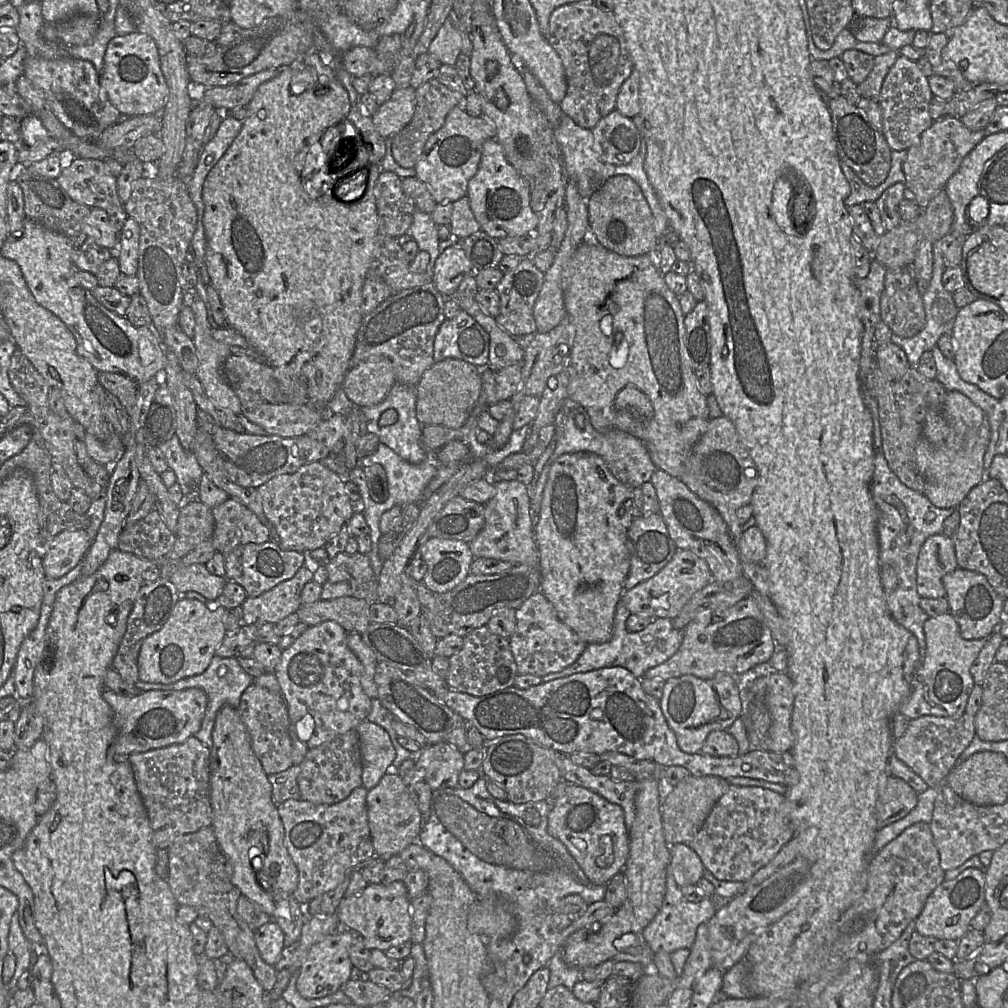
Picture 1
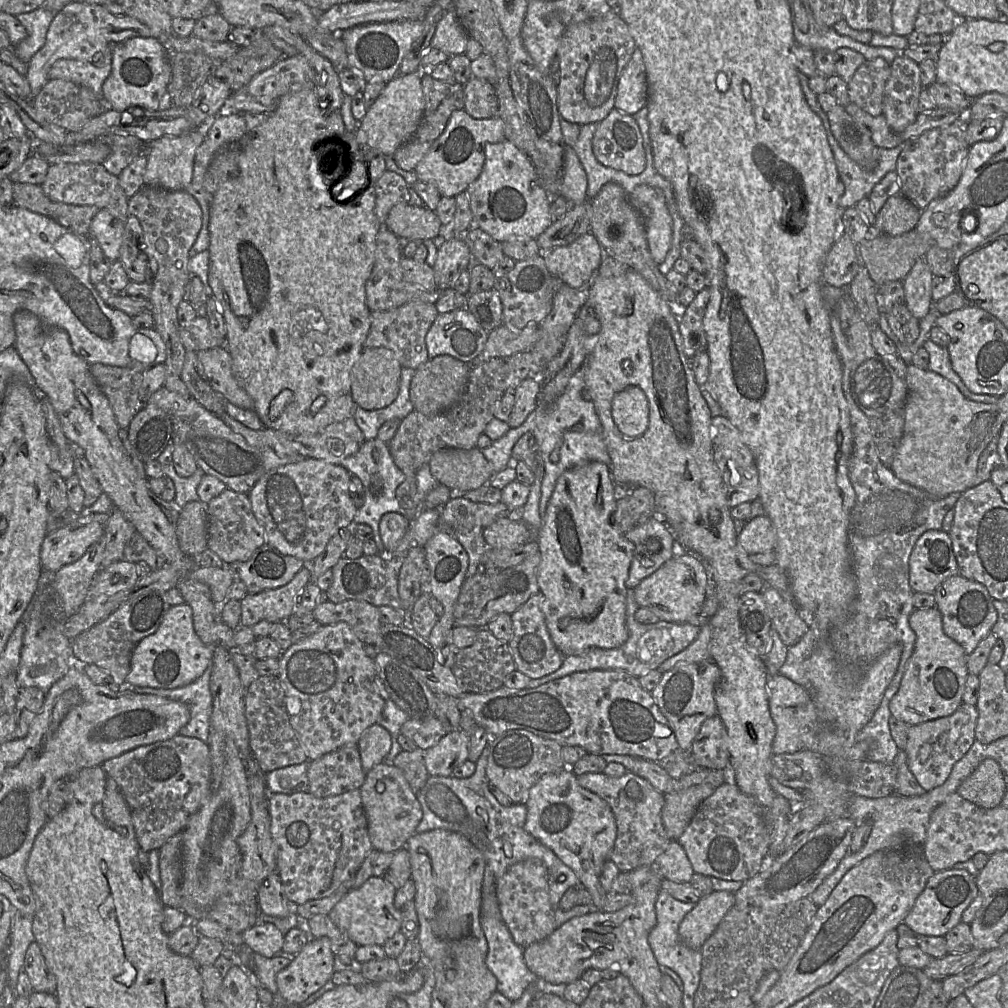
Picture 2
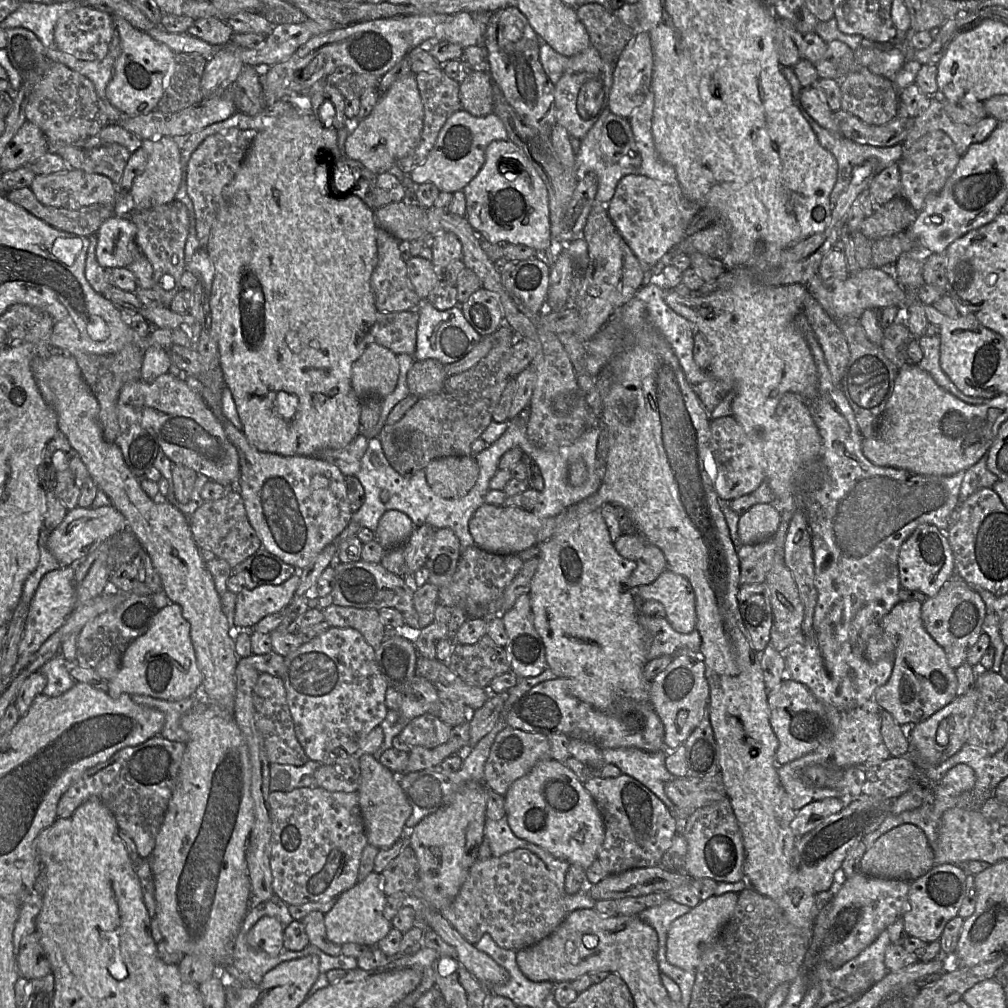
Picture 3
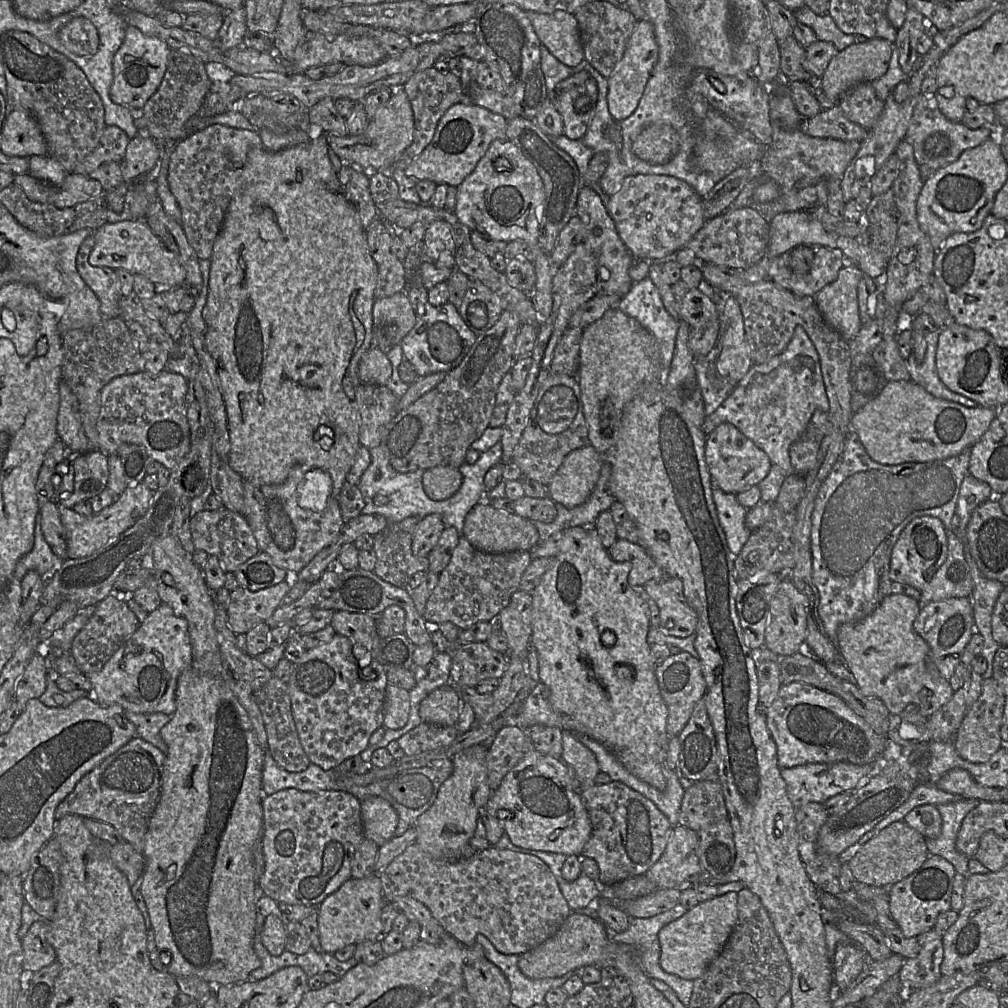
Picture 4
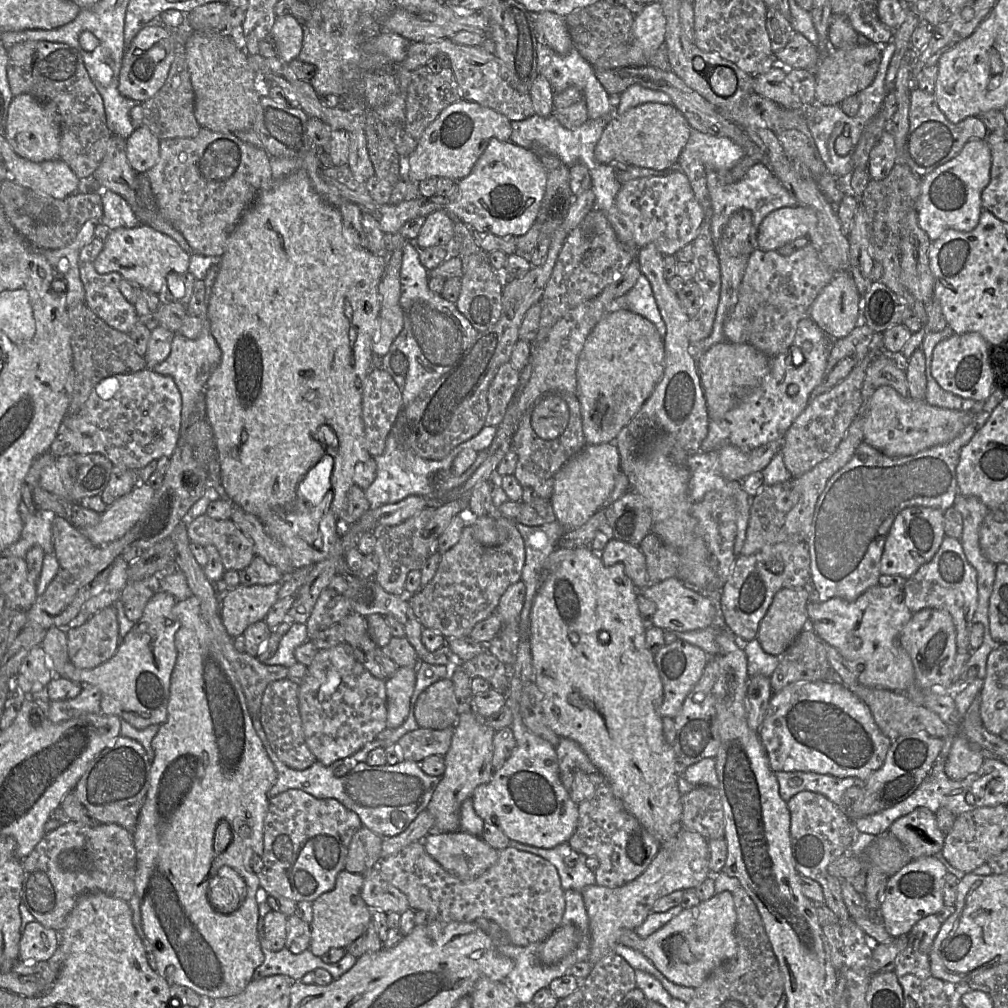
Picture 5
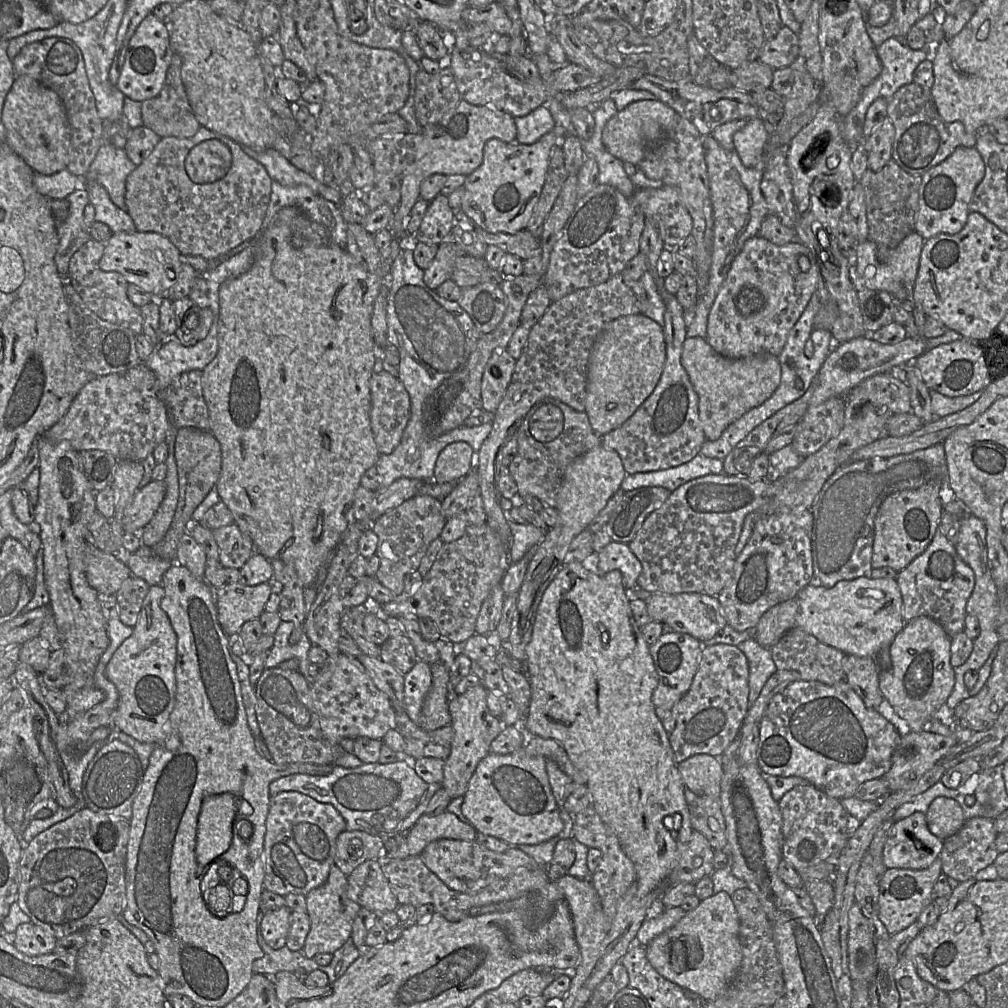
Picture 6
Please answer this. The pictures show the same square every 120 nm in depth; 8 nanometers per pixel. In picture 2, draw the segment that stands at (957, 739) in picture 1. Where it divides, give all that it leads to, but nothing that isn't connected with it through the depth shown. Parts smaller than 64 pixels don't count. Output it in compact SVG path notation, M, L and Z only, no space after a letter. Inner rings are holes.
M962 703L950 716L909 725L905 753L910 771L925 792L940 786L949 776L954 764L971 748L975 739L978 717L976 706Z

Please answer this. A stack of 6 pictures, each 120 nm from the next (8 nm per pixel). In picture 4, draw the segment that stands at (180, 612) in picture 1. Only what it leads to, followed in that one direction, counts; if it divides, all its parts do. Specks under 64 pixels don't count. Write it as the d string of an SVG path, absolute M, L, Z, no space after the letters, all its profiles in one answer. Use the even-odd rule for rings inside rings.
M166 603L150 612L129 639L121 645L105 665L96 672L84 673L92 684L95 700L102 707L120 705L125 712L156 713L173 715L177 680L182 671L192 666L193 656L188 622L174 614Z

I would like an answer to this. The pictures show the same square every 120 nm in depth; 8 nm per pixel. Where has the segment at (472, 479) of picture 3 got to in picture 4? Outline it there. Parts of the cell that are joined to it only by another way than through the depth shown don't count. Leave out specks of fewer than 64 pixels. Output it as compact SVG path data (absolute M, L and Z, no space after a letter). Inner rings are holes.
M435 466L424 471L423 489L427 496L436 501L453 496L461 487L463 476L458 468Z

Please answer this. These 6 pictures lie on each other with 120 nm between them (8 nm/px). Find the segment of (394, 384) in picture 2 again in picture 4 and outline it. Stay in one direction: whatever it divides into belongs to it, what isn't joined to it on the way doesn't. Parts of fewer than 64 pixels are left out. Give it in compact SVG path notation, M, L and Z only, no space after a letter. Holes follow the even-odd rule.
M373 346L361 357L358 365L361 383L386 385L392 371L386 352Z

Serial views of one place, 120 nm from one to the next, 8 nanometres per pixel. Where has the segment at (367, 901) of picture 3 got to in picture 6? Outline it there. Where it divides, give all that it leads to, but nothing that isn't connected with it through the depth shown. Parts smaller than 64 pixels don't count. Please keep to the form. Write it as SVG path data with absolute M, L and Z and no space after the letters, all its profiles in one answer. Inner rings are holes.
M333 864L327 881L311 890L305 897L307 913L310 917L310 929L305 939L302 953L312 959L319 953L331 953L342 947L351 938L353 922L361 906L347 896L348 880L339 867Z

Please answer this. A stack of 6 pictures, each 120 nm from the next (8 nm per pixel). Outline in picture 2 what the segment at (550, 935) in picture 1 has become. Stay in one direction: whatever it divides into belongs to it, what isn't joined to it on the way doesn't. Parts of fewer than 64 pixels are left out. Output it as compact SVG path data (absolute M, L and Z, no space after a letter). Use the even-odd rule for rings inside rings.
M486 747L475 763L474 774L468 778L429 776L424 787L416 794L423 812L416 833L444 829L463 835L482 852L496 881L512 865L529 858L536 858L547 869L550 903L554 910L557 928L576 916L588 914L594 909L592 905L576 905L567 911L559 908L560 900L569 888L583 885L576 873L564 864L550 848L541 844L525 830L527 818L525 803L513 803L506 807L502 806L492 795L486 776L487 759L488 749Z

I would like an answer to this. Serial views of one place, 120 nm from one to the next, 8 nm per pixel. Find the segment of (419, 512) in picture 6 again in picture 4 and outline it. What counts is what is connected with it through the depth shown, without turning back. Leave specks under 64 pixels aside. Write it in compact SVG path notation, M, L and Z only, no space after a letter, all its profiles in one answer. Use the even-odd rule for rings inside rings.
M410 516L398 523L389 524L374 536L373 549L376 554L376 566L373 572L382 580L397 586L408 588L410 577L418 571L429 571L429 558L416 557L412 552L412 540L416 526L422 518Z

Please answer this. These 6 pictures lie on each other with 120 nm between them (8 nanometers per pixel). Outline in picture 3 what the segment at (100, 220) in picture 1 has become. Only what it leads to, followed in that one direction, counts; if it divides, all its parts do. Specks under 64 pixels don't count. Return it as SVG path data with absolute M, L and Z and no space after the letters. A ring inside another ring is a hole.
M113 215L96 233L97 262L102 267L128 267L142 252L136 243L136 225L129 217Z

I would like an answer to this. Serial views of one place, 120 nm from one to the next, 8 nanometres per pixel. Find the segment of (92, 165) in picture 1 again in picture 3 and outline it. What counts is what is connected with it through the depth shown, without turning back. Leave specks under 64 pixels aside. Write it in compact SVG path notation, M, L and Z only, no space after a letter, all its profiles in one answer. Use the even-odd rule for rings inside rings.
M65 169L48 175L36 175L30 185L36 198L46 206L78 210L93 204L118 207L119 189L108 177L77 169Z

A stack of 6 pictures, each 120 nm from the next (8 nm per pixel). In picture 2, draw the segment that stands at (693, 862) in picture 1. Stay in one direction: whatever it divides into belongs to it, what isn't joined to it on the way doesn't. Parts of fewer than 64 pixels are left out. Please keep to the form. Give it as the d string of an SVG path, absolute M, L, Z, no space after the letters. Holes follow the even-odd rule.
M672 840L666 850L657 858L655 866L664 879L679 883L691 881L694 870L692 864L677 840Z

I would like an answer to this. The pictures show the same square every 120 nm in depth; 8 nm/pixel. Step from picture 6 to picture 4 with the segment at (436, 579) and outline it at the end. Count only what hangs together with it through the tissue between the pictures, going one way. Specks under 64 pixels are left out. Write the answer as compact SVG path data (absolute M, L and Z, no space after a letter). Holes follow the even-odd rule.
M461 536L451 560L439 574L439 580L429 597L423 619L430 626L451 622L466 630L480 621L495 622L513 593L519 590L523 573L531 563L529 551L485 553Z

